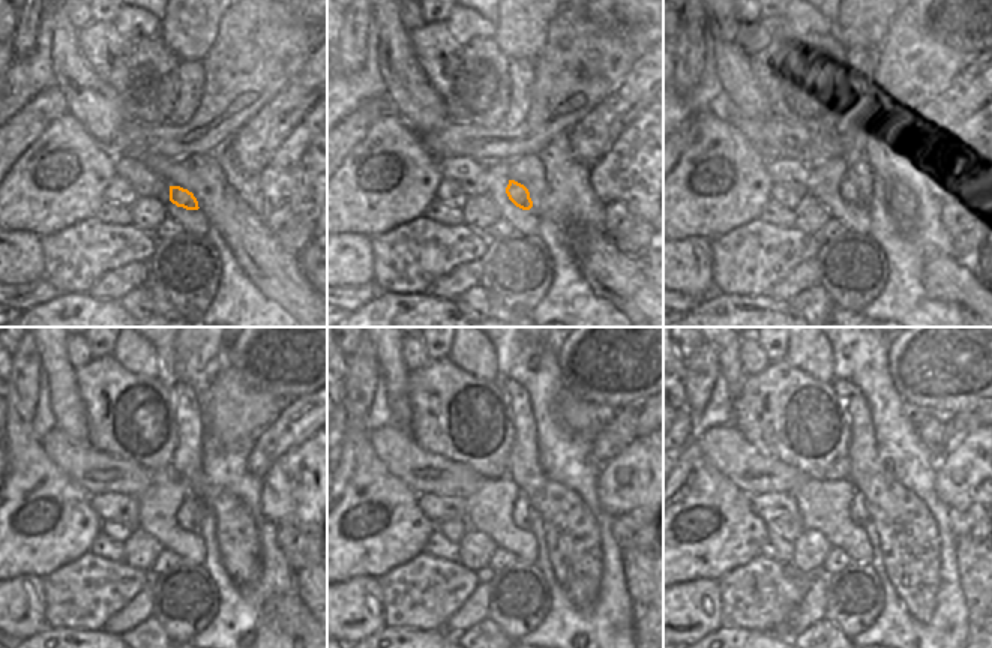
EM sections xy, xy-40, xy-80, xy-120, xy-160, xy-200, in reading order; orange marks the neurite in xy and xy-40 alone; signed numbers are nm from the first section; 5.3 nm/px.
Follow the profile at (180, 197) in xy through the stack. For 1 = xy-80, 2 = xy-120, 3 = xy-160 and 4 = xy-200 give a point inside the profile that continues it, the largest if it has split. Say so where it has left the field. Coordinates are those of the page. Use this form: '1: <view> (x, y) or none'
1: xy-80 (851, 192)
2: xy-120 (185, 516)
3: xy-160 (521, 510)
4: xy-200 (859, 512)

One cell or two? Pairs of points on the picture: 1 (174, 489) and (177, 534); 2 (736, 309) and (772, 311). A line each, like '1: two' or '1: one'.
1: one
2: one

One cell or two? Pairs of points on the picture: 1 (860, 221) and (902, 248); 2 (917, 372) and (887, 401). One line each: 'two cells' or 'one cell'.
1: two cells
2: two cells

